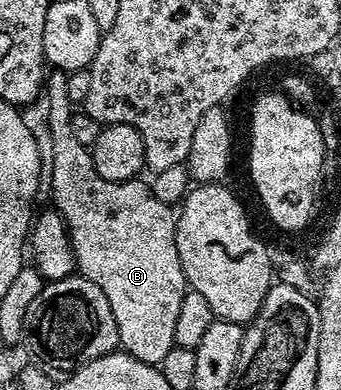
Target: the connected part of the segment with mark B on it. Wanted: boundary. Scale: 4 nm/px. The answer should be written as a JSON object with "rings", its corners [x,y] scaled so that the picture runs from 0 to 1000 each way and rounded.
{"rings":[[[150,179],[129,215],[129,249],[147,262],[141,310],[152,351],[152,474],[144,508],[158,510],[155,538],[194,569],[226,703],[293,731],[305,762],[317,762],[317,782],[328,782],[355,897],[425,931],[472,936],[481,913],[510,890],[516,821],[551,744],[528,649],[516,649],[516,551],[501,523],[457,515],[437,467],[416,469],[413,456],[361,469],[305,464],[305,454],[282,444],[264,379],[235,372],[211,341],[211,267],[199,249],[194,195],[191,182]]]}

